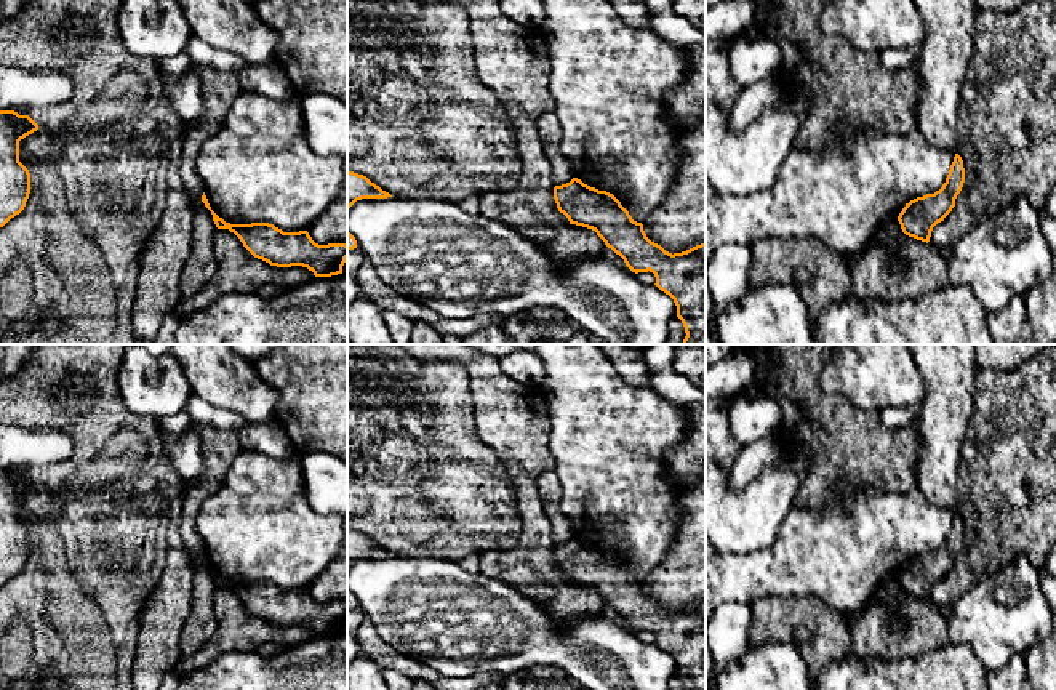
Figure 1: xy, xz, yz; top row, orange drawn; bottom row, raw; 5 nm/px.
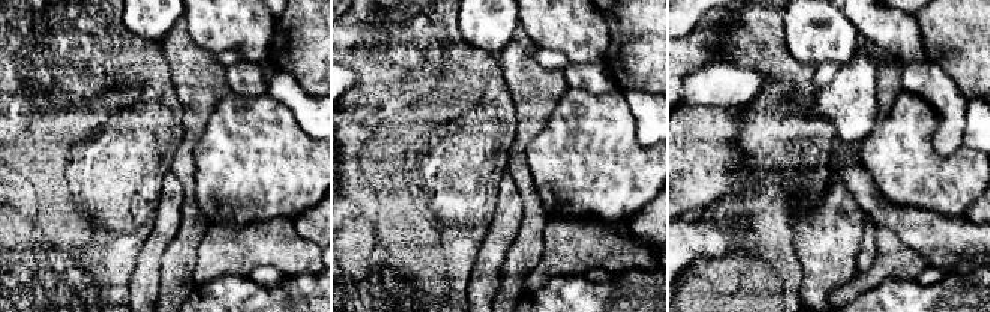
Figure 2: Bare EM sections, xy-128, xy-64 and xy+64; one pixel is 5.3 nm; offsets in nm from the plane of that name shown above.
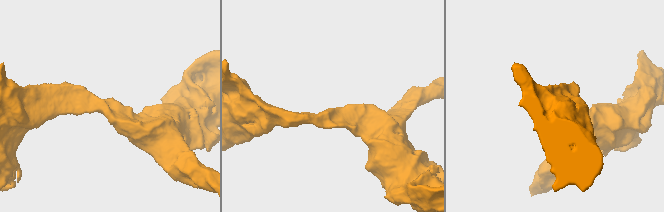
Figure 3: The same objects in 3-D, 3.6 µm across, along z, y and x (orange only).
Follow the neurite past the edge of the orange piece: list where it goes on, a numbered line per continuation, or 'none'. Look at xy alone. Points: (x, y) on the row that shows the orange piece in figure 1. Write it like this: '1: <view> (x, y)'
none

